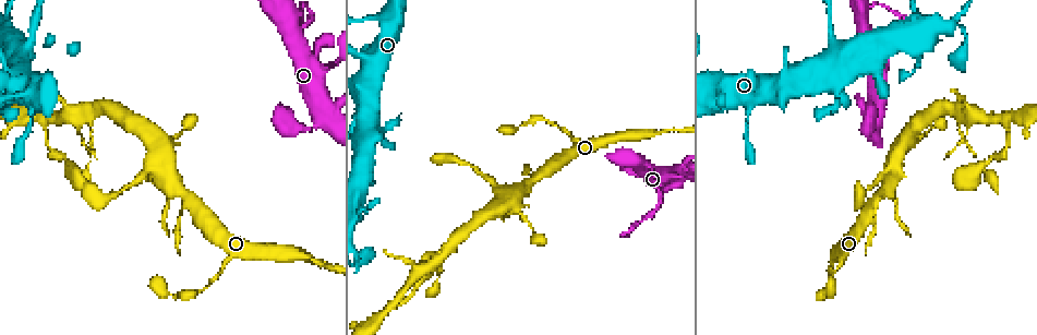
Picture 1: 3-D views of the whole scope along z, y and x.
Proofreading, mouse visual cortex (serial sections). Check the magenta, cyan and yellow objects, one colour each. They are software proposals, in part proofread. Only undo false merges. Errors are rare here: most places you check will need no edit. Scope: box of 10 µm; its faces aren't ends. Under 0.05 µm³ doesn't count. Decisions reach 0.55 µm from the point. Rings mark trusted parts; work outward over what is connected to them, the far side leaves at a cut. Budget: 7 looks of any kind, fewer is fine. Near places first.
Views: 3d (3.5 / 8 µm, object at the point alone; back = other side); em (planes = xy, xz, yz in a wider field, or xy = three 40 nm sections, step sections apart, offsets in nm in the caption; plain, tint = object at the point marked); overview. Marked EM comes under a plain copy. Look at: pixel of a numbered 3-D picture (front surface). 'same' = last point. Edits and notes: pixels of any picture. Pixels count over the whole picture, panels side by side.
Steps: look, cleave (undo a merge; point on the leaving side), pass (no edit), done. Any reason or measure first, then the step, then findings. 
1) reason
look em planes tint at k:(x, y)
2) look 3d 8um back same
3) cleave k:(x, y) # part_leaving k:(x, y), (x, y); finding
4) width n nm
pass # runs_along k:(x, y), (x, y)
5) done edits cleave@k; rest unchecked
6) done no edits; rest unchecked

thick turns thin
look 3d 3.5um at 1:(865, 17)

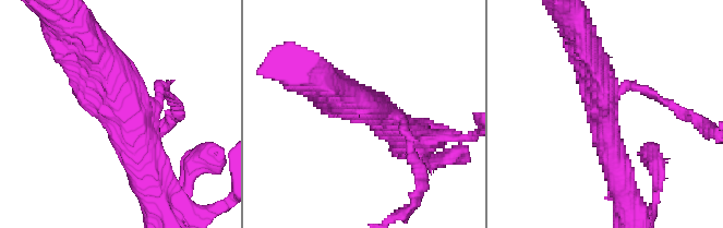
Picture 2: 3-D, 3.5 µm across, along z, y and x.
arms 3; arm_widths 150, 400, 500 nm
look em xy step 3 tint at 2:(383, 114)

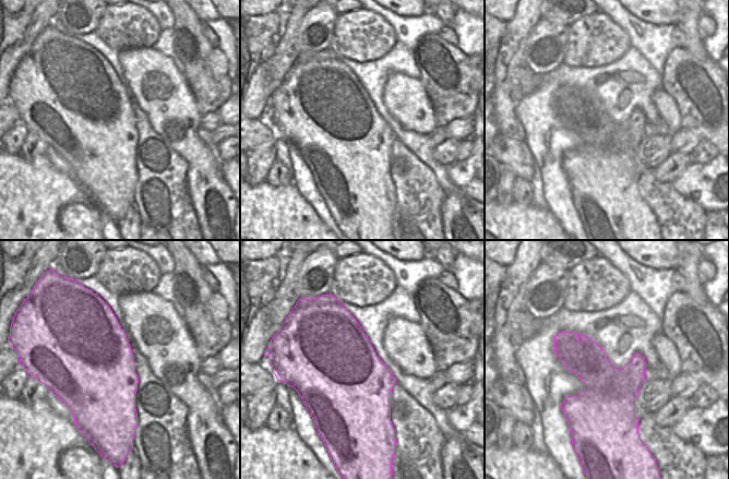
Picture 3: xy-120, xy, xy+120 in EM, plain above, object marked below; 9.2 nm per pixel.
pass # runs_along 2:(146, 186), (136, 115), (83, 68); one cell here

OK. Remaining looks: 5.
look 3d 3.5um at 1:(880, 109)

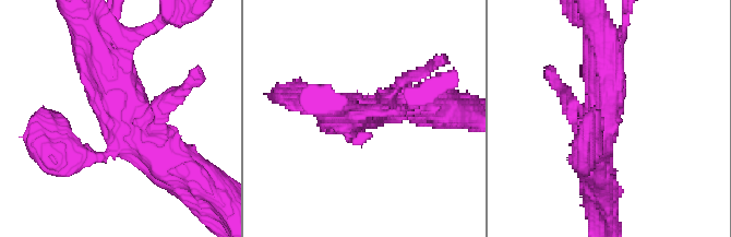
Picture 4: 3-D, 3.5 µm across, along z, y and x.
look em xy step 3 tint at 4:(122, 121)

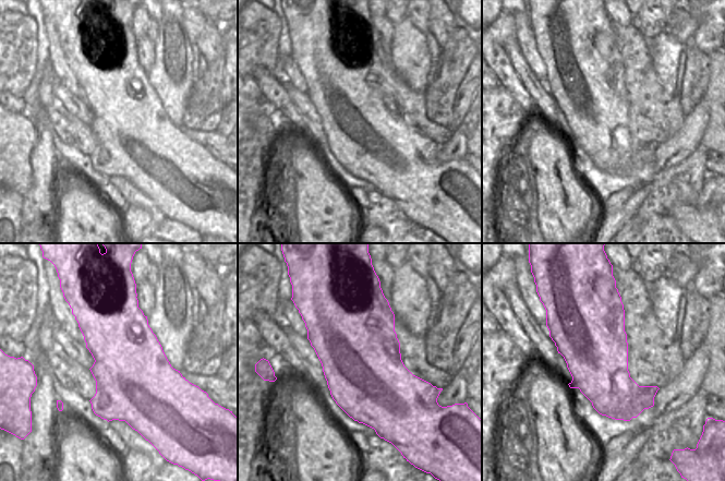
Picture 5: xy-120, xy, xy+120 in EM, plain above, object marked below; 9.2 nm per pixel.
pass # runs_along 4:(609, 50), (603, 134), (584, 162); one cell here

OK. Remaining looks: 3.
side arm on a straight run
look 3d 3.5um at 1:(955, 111)

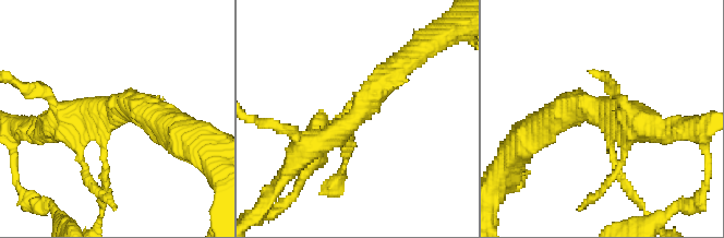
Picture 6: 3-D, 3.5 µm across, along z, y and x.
look em xy step 3 tint at 6:(114, 108)

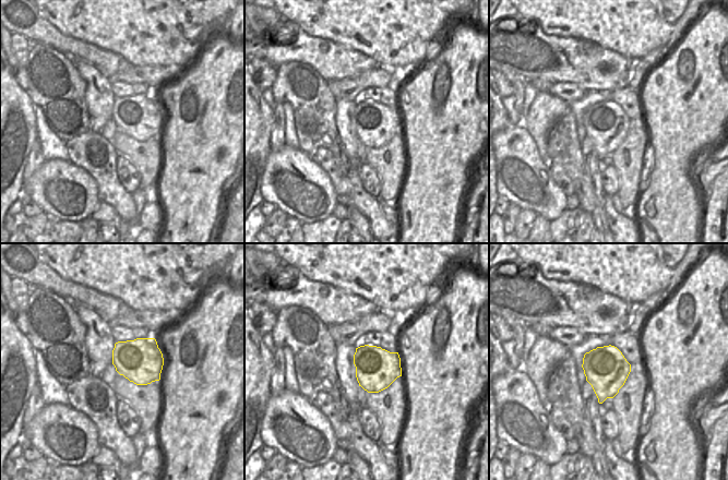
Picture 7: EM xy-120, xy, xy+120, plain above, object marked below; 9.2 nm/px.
pass # runs_along 6:(403, 62), (363, 110), (297, 157); continuous, no second cell

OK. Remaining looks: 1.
done no edits; rest unchecked

